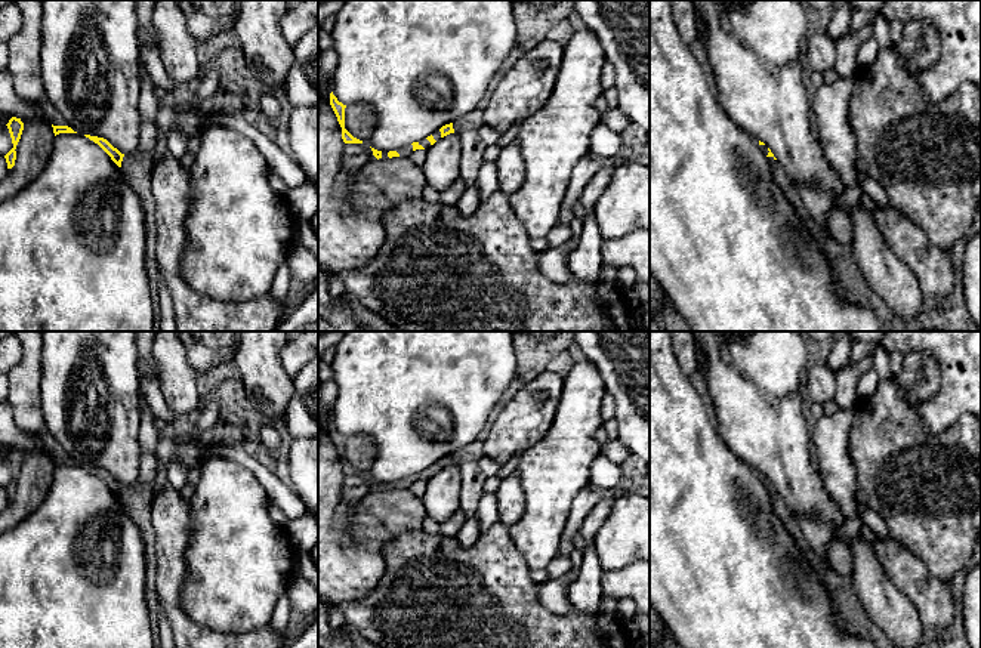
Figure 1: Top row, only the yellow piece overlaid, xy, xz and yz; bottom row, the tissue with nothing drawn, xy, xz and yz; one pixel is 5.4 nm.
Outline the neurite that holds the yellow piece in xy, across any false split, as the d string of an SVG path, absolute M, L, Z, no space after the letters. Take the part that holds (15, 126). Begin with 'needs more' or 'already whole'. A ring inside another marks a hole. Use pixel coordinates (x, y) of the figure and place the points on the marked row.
already whole; M12 117L9 123L6 124L12 138L13 148L4 155L7 169L12 169L15 166L16 160L16 145L21 139L22 130L24 130L24 123L21 118Z

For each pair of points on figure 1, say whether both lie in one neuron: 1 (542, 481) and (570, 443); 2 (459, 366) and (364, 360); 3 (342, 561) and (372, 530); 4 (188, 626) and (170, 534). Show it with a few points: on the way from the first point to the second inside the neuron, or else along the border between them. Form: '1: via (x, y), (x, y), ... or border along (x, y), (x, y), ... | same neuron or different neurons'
1: via (551, 472), (567, 451) | same neuron
2: via (435, 360), (388, 360) | same neuron
3: via (348, 554), (364, 537) | same neuron
4: via (170, 604), (170, 557) | same neuron

